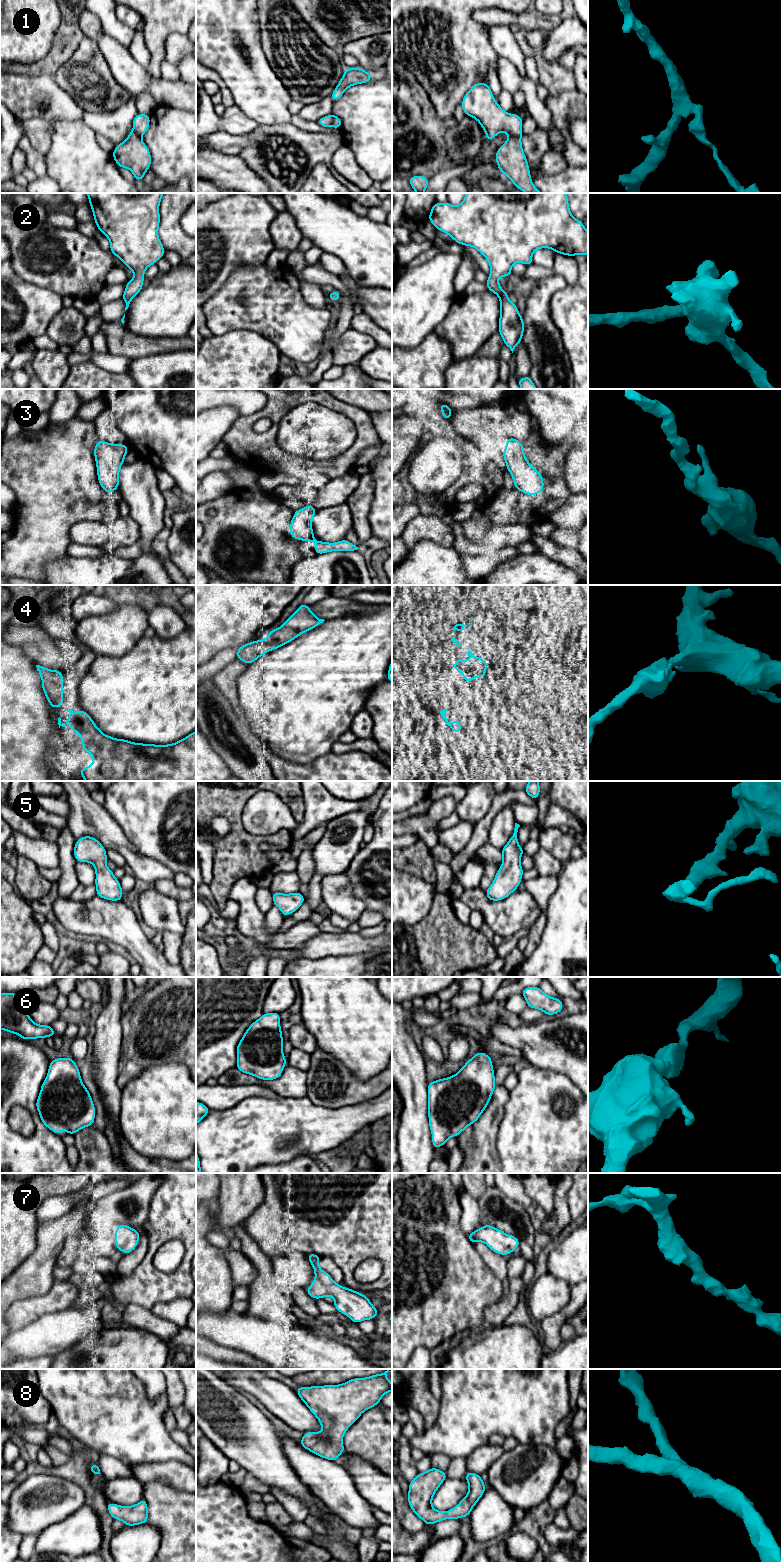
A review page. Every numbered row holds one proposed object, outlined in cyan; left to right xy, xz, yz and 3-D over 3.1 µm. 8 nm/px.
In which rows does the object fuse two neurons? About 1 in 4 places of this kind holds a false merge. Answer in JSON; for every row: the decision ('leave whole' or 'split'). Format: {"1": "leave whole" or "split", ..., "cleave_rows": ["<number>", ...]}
{"1": "split", "2": "leave whole", "3": "leave whole", "4": "leave whole", "5": "leave whole", "6": "leave whole", "7": "leave whole", "8": "leave whole", "cleave_rows": ["1"]}

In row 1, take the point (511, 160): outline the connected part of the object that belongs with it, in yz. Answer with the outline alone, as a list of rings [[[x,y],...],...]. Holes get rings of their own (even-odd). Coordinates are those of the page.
[[[509,135],[507,141],[498,148],[495,161],[499,171],[507,175],[516,188],[525,193],[542,193],[532,183],[521,138]]]

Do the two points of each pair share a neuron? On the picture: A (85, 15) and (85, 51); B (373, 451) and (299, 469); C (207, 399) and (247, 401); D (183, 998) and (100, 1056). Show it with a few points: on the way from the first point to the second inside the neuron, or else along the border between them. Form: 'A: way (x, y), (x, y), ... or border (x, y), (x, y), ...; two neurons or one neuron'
A: border (85, 35), (94, 41); two neurons
B: border (378, 442), (366, 447), (357, 457); two neurons
C: way (217, 399), (237, 399); one neuron
D: border (121, 1018), (121, 1054), (117, 1065); two neurons

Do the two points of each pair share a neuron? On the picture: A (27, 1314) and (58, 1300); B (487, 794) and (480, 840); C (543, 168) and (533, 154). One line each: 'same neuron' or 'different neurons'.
A: same neuron
B: different neurons
C: different neurons

